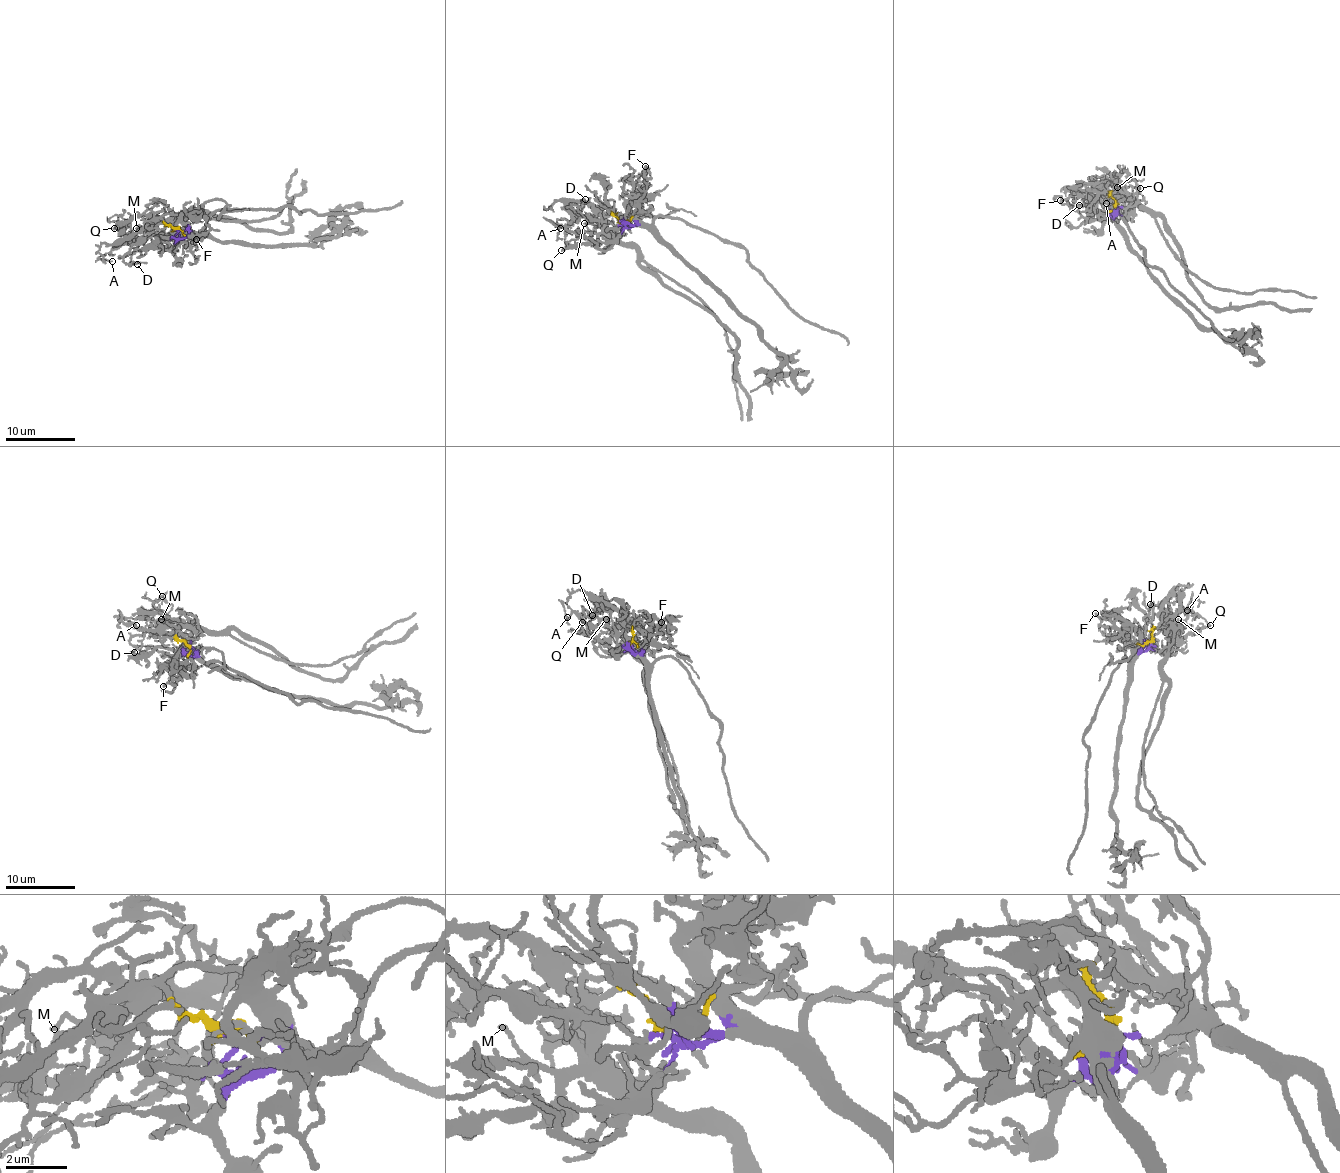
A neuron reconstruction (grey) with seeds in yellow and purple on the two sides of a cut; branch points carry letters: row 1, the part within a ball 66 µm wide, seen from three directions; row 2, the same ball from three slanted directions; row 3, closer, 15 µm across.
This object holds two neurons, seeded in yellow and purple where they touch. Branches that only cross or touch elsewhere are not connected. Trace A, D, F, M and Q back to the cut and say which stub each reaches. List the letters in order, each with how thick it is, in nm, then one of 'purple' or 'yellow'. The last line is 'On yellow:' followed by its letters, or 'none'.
A: 80 nm thick; yellow
D: 100 nm thick; yellow
F: 160 nm thick; purple
M: 110 nm thick; yellow
Q: 120 nm thick; yellow
On yellow: A, D, M, Q

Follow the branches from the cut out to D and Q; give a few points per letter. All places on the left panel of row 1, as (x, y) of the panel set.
D: (174, 230), (158, 218), (148, 236), (139, 238), (123, 257), (125, 262), (137, 263)
Q: (174, 230), (160, 218), (146, 227), (138, 241), (127, 226), (113, 228)

